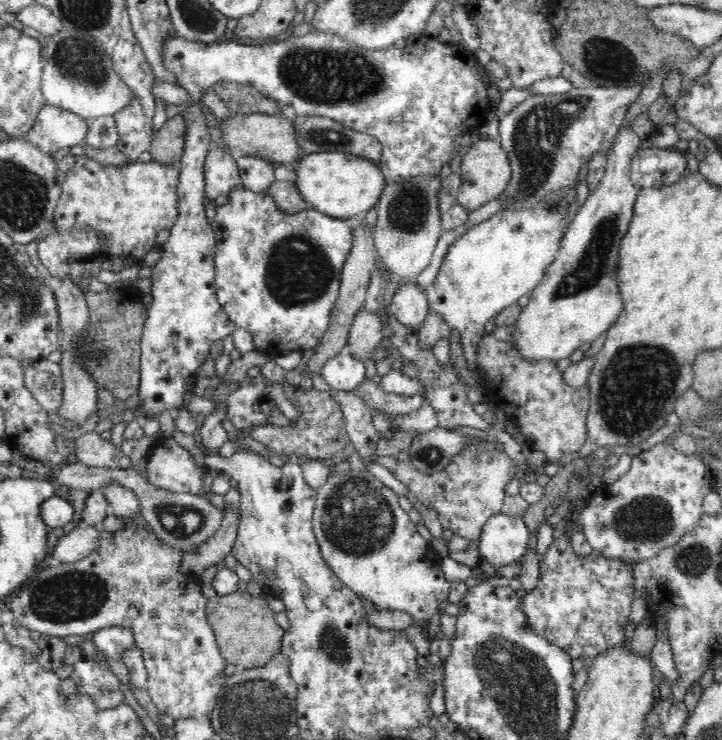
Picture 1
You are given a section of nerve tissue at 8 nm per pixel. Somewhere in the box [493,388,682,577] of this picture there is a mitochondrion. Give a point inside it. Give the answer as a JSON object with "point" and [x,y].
{"point":[648,519]}

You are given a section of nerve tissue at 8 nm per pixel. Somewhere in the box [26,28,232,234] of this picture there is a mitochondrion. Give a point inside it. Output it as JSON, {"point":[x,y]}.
{"point":[76,58]}

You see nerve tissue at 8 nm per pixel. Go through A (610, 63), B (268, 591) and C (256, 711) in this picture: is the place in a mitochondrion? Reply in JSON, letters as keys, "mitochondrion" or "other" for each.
{"A":"mitochondrion","B":"other","C":"mitochondrion"}

